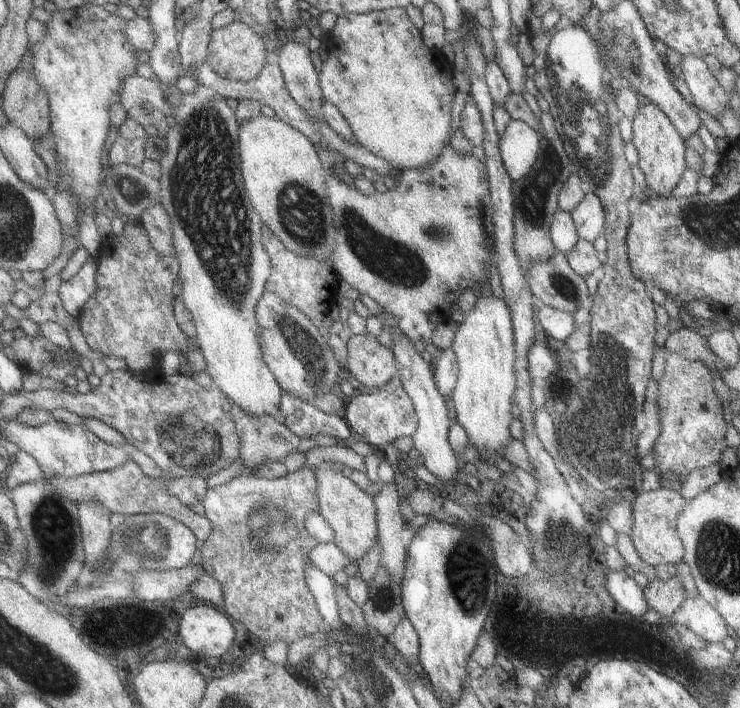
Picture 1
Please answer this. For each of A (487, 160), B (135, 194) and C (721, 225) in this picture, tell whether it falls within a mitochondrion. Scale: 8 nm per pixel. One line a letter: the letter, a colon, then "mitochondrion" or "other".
A: other
B: mitochondrion
C: mitochondrion

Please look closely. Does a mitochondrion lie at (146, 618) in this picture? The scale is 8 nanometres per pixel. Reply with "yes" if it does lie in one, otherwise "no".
no

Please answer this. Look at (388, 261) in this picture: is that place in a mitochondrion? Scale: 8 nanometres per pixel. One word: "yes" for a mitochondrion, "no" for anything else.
yes

